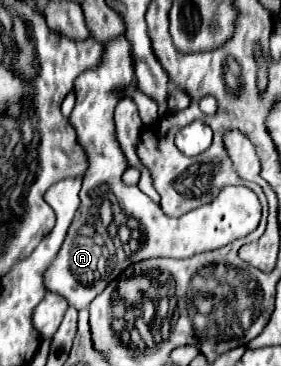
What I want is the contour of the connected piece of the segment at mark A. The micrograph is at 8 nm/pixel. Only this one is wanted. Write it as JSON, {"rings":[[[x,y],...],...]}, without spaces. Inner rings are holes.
{"rings":[[[125,36],[103,42],[103,60],[99,60],[99,68],[81,72],[75,78],[73,90],[77,100],[69,122],[77,132],[79,146],[87,152],[89,166],[83,174],[83,188],[79,194],[81,206],[65,236],[59,256],[55,256],[51,268],[47,268],[47,276],[43,276],[43,284],[47,284],[49,292],[67,298],[67,302],[77,310],[87,308],[89,302],[133,262],[157,256],[191,258],[201,252],[217,250],[251,234],[261,220],[261,204],[255,192],[245,186],[225,186],[213,202],[203,204],[181,218],[169,218],[163,214],[159,204],[151,202],[137,186],[125,186],[121,182],[125,158],[115,140],[113,108],[119,102],[115,90],[131,82],[133,66]],[[115,204],[119,204],[119,208],[111,210],[109,216],[109,208],[103,206]],[[117,210],[121,212],[119,216],[115,216]]]}

